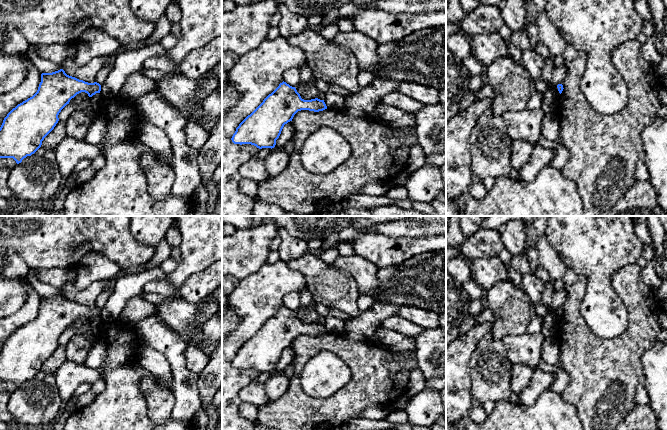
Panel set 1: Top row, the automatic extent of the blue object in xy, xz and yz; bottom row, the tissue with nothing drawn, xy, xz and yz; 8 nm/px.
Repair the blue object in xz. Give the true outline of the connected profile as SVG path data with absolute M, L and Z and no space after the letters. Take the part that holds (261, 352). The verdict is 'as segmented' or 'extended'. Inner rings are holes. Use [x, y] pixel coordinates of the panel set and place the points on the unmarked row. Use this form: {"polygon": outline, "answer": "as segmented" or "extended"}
{"polygon": "M283 305L239 348L231 364L234 368L272 373L284 349L292 345L298 335L319 336L325 333L324 324L304 324L295 311Z", "answer": "as segmented"}

